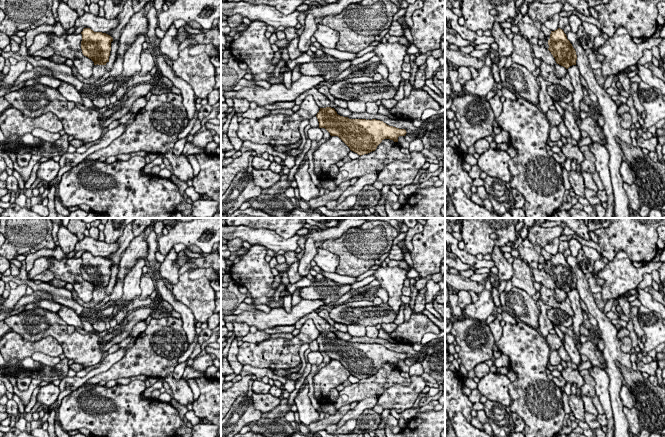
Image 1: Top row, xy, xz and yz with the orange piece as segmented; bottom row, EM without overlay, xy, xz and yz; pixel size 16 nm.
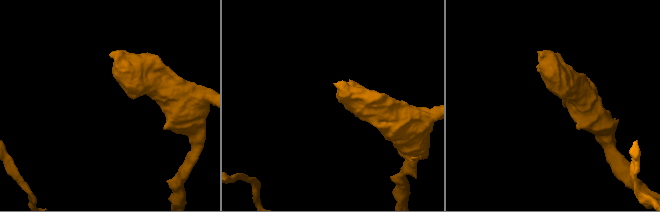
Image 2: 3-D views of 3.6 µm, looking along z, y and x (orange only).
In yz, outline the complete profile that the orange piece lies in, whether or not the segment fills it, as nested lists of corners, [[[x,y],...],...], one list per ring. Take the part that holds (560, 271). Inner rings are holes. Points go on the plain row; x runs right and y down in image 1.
[[[562,253],[551,255],[551,258],[545,261],[543,269],[551,276],[557,288],[566,293],[576,289],[576,275]]]

